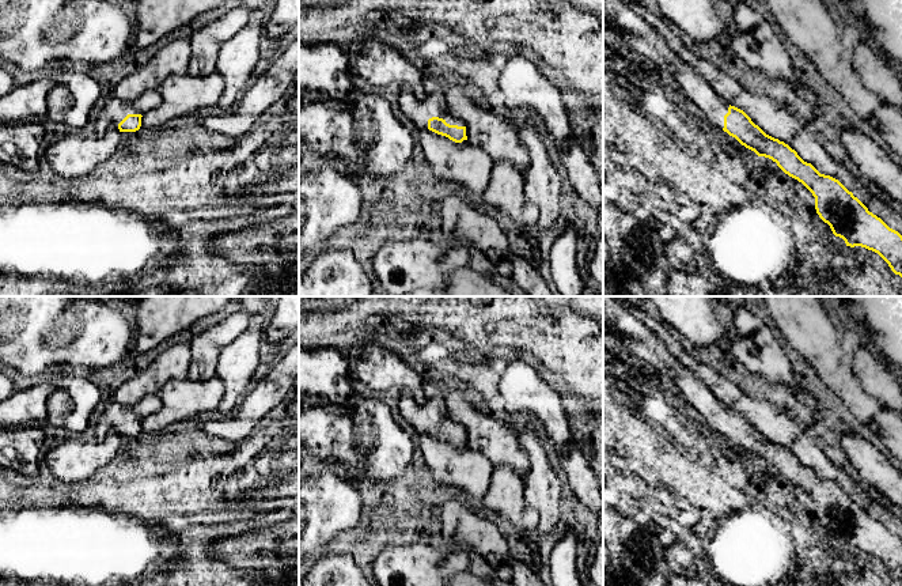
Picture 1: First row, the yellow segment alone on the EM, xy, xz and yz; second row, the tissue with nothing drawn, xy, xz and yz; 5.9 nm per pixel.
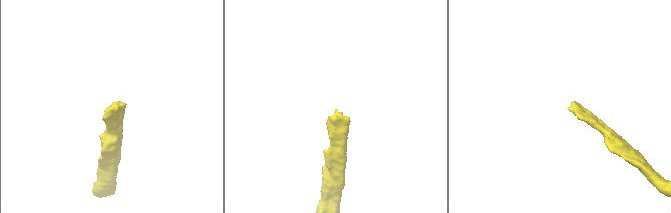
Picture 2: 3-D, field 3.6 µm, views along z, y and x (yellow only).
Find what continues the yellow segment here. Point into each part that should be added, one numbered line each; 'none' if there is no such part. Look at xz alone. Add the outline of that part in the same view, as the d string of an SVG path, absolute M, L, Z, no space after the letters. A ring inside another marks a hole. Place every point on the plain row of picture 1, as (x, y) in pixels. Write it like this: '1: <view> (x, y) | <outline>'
1: xz (419, 416) | M408 392L399 393L401 416L421 435L428 434L428 424L443 423L450 430L465 431L462 424L454 421L447 411L444 396L427 398L422 405L417 404Z

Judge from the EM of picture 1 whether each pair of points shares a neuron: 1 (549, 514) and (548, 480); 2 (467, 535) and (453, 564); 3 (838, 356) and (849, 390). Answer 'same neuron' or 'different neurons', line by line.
1: same neuron
2: different neurons
3: same neuron

